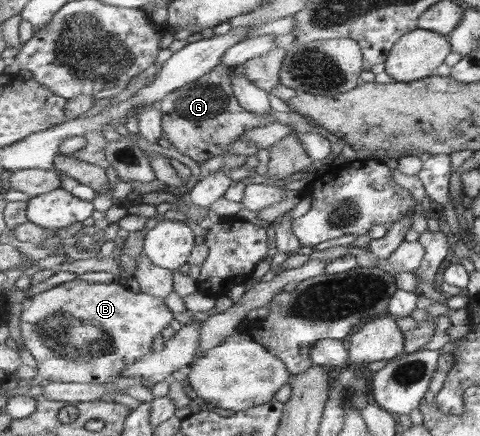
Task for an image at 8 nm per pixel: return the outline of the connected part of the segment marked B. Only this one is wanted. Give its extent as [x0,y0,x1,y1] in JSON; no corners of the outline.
[20,279,175,383]

